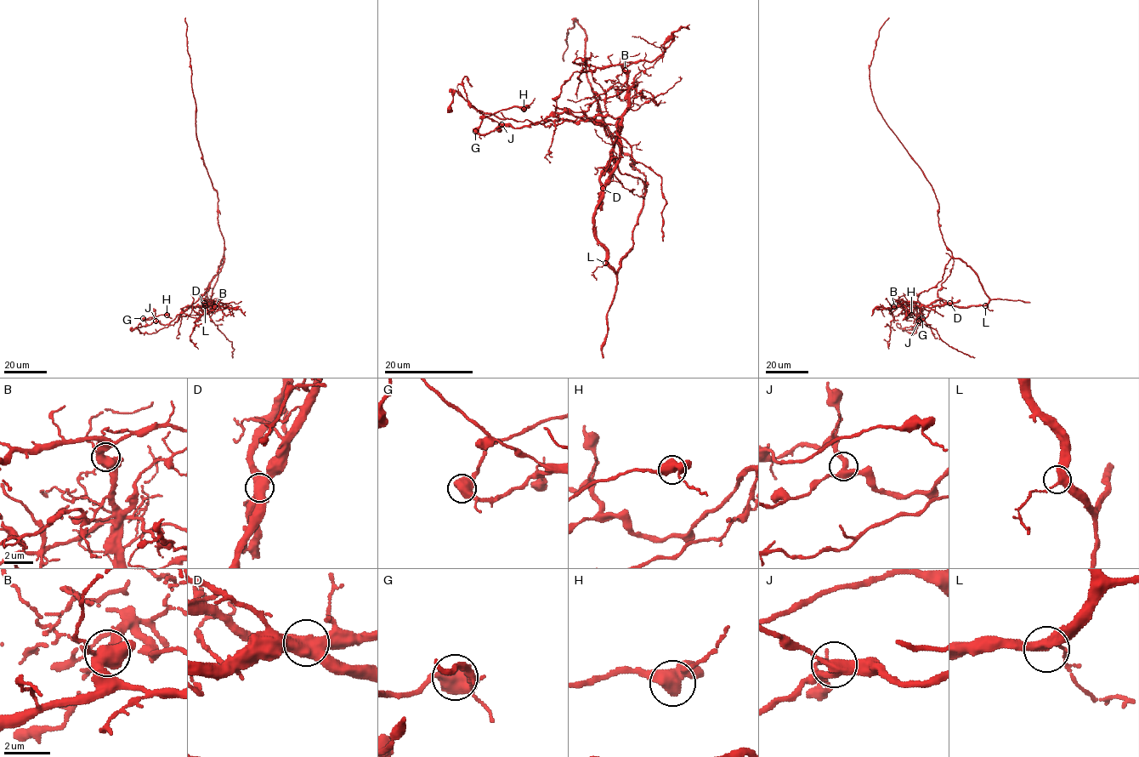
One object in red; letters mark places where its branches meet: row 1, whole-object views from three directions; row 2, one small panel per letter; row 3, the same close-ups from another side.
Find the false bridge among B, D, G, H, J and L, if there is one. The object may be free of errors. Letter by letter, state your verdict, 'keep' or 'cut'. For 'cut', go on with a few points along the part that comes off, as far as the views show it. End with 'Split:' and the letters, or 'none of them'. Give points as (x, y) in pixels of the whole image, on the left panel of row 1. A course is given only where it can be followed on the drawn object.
B: keep
D: cut; foreign part runs (204, 303), (205, 300), (212, 306), (188, 308), (173, 325), (155, 332), (141, 332), (138, 324), (141, 327)
G: keep
H: keep
J: keep
L: keep
Split: D

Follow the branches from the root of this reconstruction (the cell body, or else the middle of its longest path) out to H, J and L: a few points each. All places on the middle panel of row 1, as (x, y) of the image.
H: (631, 163), (645, 193), (618, 168), (605, 127), (565, 110), (478, 132), (484, 117), (524, 109)
J: (631, 163), (645, 175), (645, 193), (638, 178), (618, 168), (603, 124), (565, 110), (529, 127), (501, 124)
L: (631, 163), (645, 175), (643, 210), (632, 232), (632, 247), (621, 258), (621, 265), (616, 272), (605, 263)

